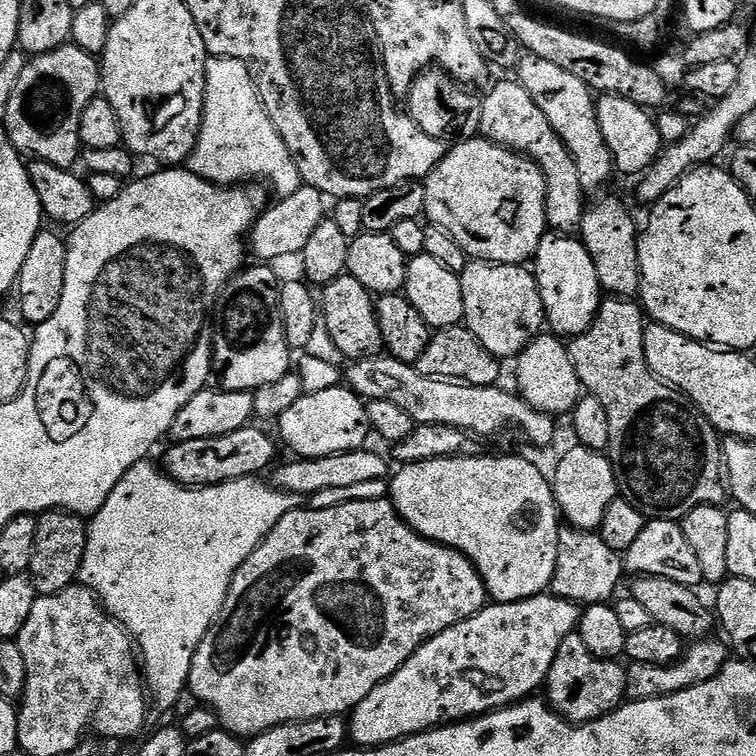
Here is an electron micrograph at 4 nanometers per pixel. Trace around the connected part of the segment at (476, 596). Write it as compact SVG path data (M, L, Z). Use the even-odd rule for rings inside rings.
M391 499L380 501L350 501L344 505L332 506L328 510L314 510L309 506L296 508L286 514L270 530L270 534L256 547L254 554L242 562L230 582L226 602L216 615L210 630L202 638L192 659L188 688L200 699L201 705L212 708L220 719L220 727L241 738L251 738L290 722L306 722L323 716L338 716L351 713L353 708L384 680L394 674L430 638L442 630L450 630L458 622L481 612L489 603L488 588L482 582L478 570L456 548L435 544L425 536L419 536L398 514Z

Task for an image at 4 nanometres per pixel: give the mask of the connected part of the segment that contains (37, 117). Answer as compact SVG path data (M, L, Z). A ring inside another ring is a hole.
M69 42L41 56L31 57L20 72L18 86L12 88L10 102L2 108L4 112L2 126L8 131L8 141L28 160L41 160L59 168L71 169L72 163L75 160L77 163L82 156L80 142L82 110L86 110L88 103L97 96L101 88L100 60L82 50L77 44Z

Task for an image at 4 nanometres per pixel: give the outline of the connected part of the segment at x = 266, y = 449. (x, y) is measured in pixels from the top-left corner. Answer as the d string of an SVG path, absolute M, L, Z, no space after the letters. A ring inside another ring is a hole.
M260 426L234 430L234 434L222 434L218 438L194 438L194 442L175 442L164 456L162 470L174 482L186 488L209 488L212 484L225 484L227 480L240 480L243 476L264 474L260 473L264 471L267 473L273 467L277 441L272 441L262 429L256 427Z

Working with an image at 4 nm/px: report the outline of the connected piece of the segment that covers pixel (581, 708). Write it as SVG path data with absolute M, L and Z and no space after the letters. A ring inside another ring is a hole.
M579 631L569 634L566 642L558 646L558 654L554 654L554 666L550 666L546 681L546 700L552 711L557 712L568 723L579 726L609 716L625 703L627 690L628 673L625 665L590 654Z

